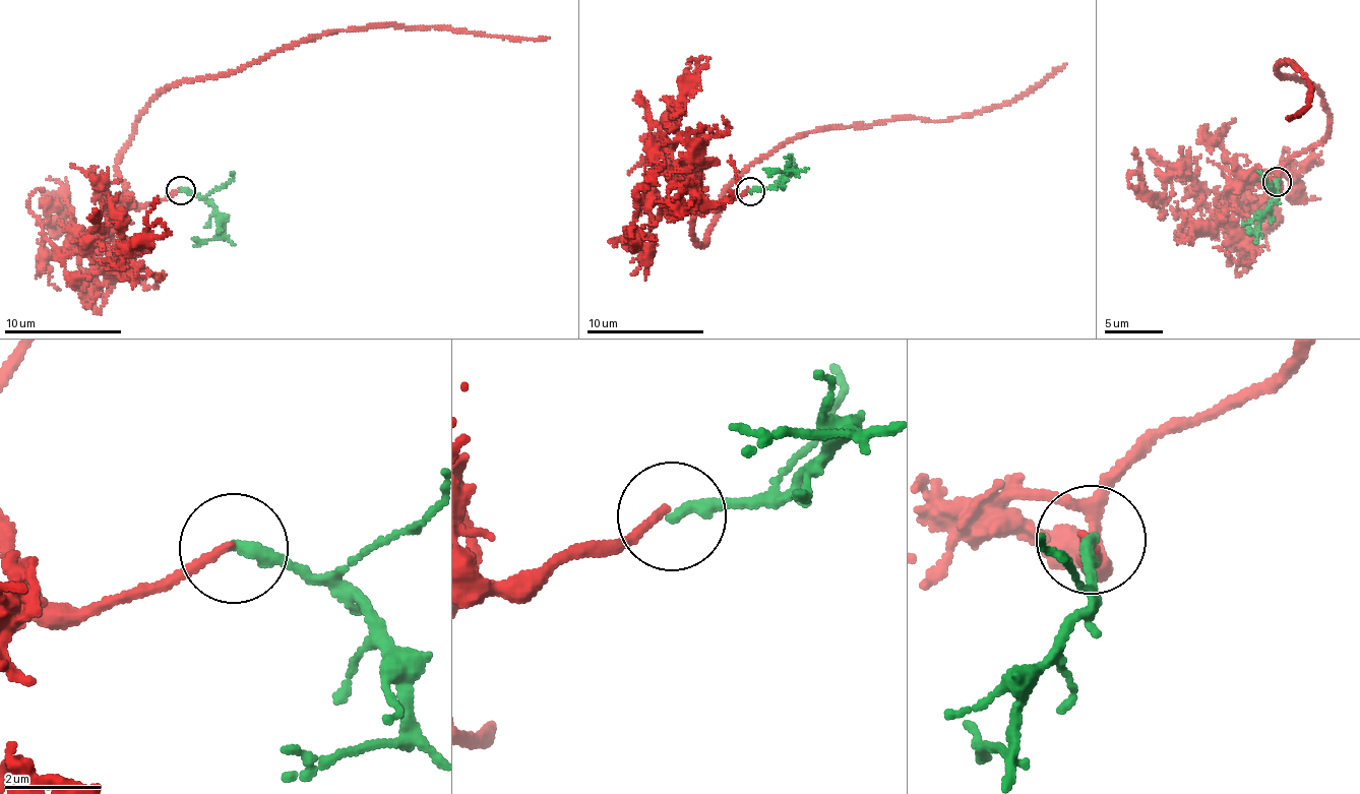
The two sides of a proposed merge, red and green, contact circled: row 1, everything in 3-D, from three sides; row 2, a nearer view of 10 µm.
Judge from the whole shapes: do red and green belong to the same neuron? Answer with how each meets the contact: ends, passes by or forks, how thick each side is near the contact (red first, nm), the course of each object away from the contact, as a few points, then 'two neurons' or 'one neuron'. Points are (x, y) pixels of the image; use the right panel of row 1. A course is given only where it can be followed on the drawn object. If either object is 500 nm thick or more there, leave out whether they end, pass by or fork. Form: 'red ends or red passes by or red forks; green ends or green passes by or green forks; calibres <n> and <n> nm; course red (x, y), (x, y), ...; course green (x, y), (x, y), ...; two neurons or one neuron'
red ends; green ends; calibres 170 and 280 nm; course red (1276, 179), (1326, 137), (1320, 93), (1275, 71), (1291, 62), (1313, 87), (1310, 106), (1287, 119); course green (1276, 182), (1278, 192), (1253, 232), (1245, 225); two neurons

